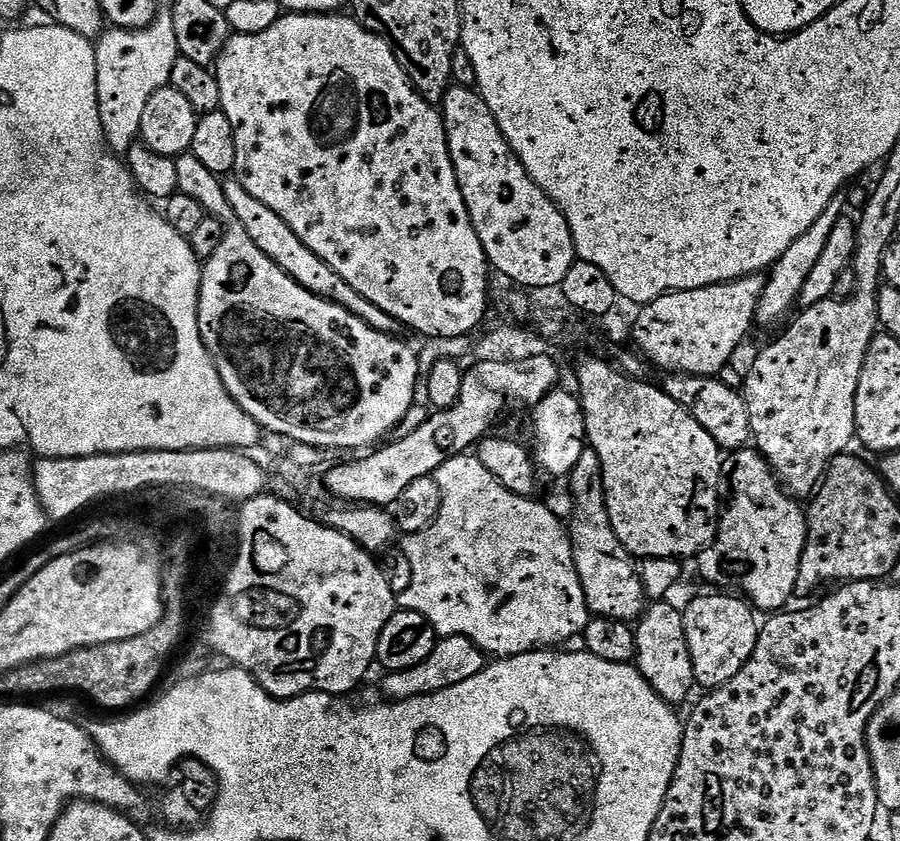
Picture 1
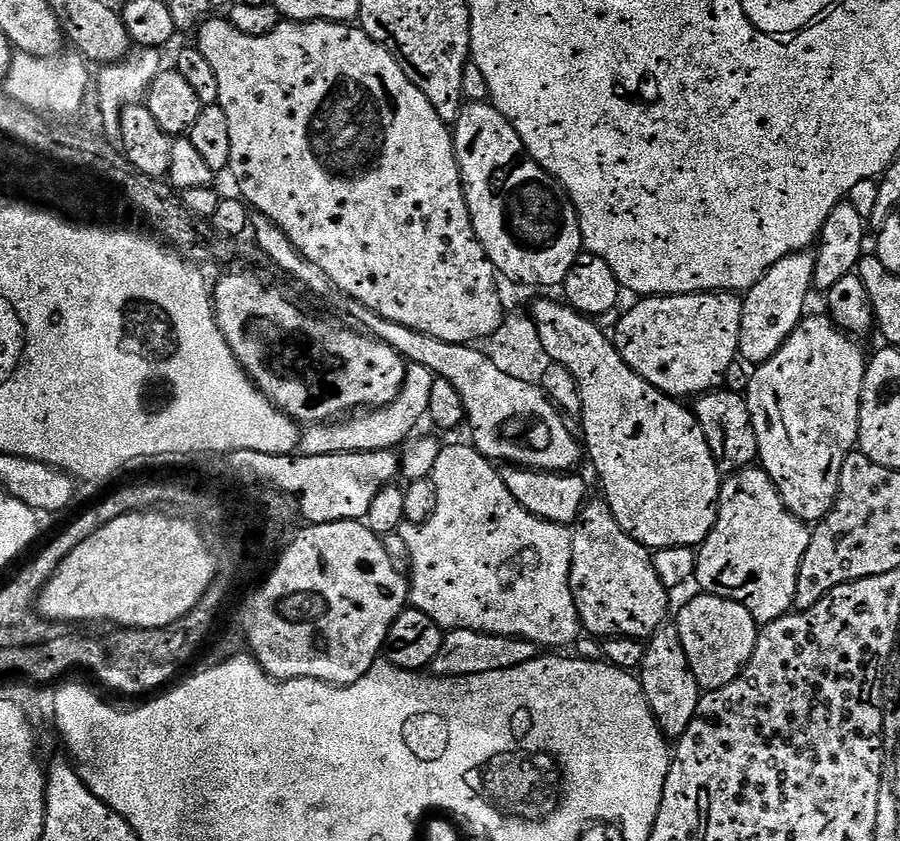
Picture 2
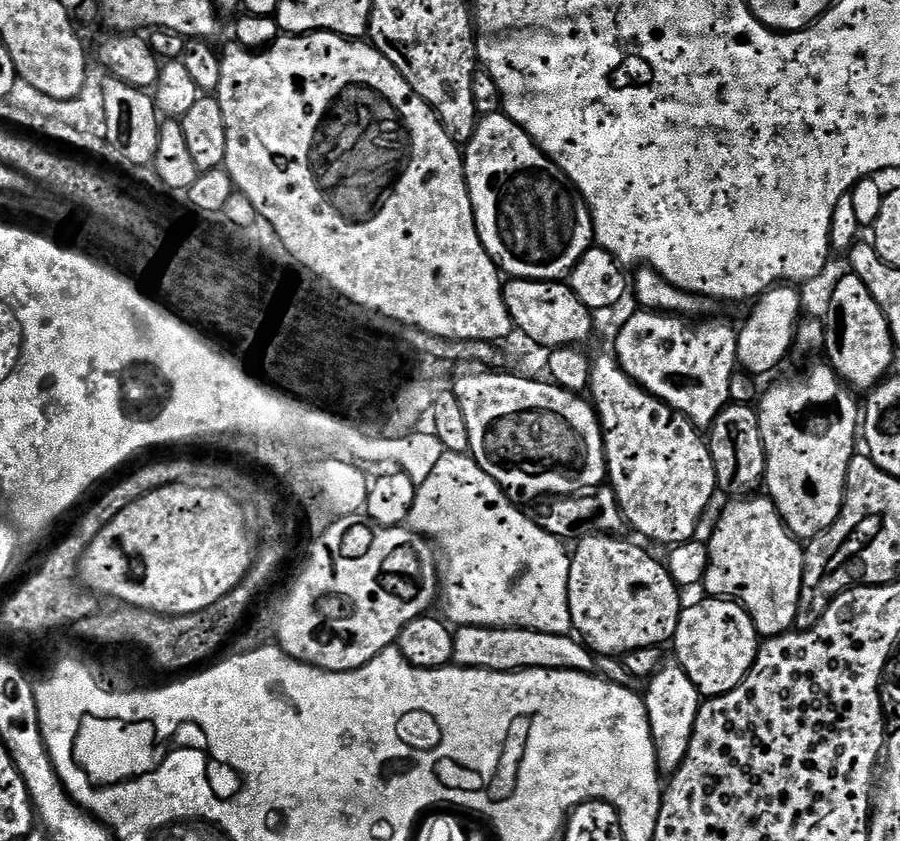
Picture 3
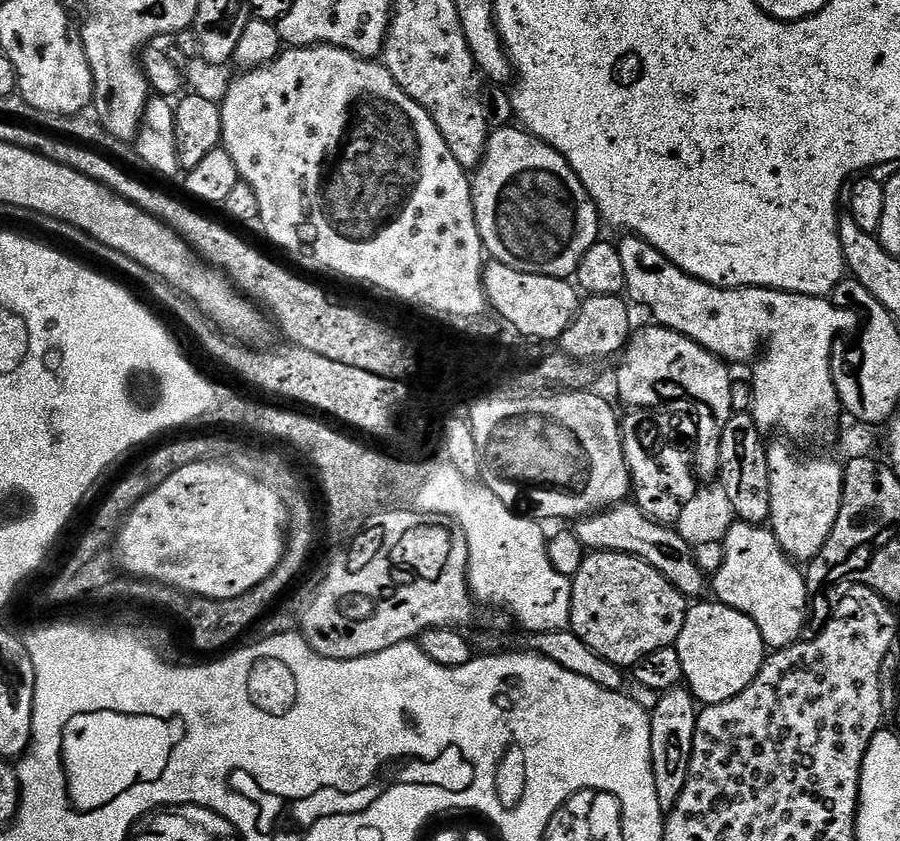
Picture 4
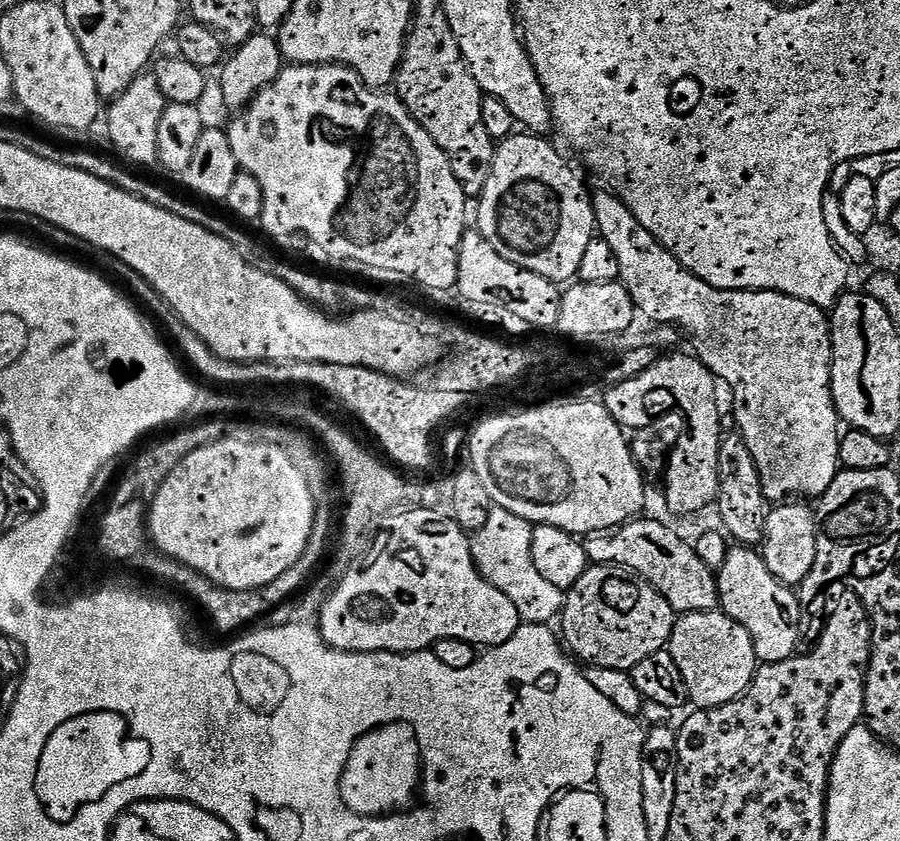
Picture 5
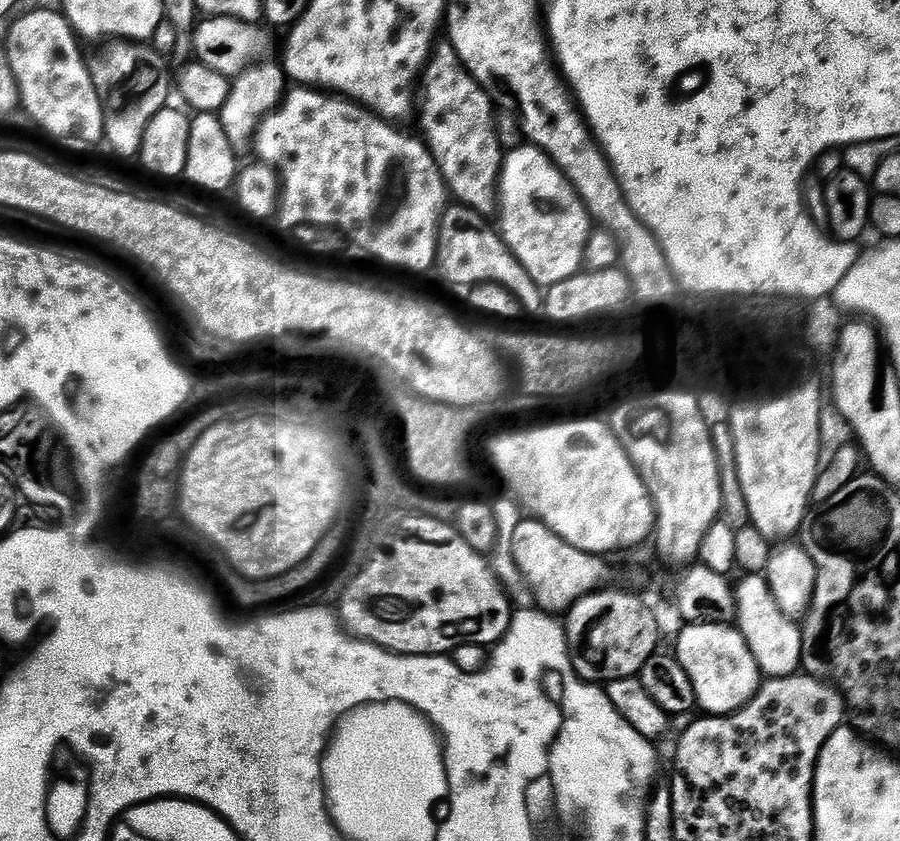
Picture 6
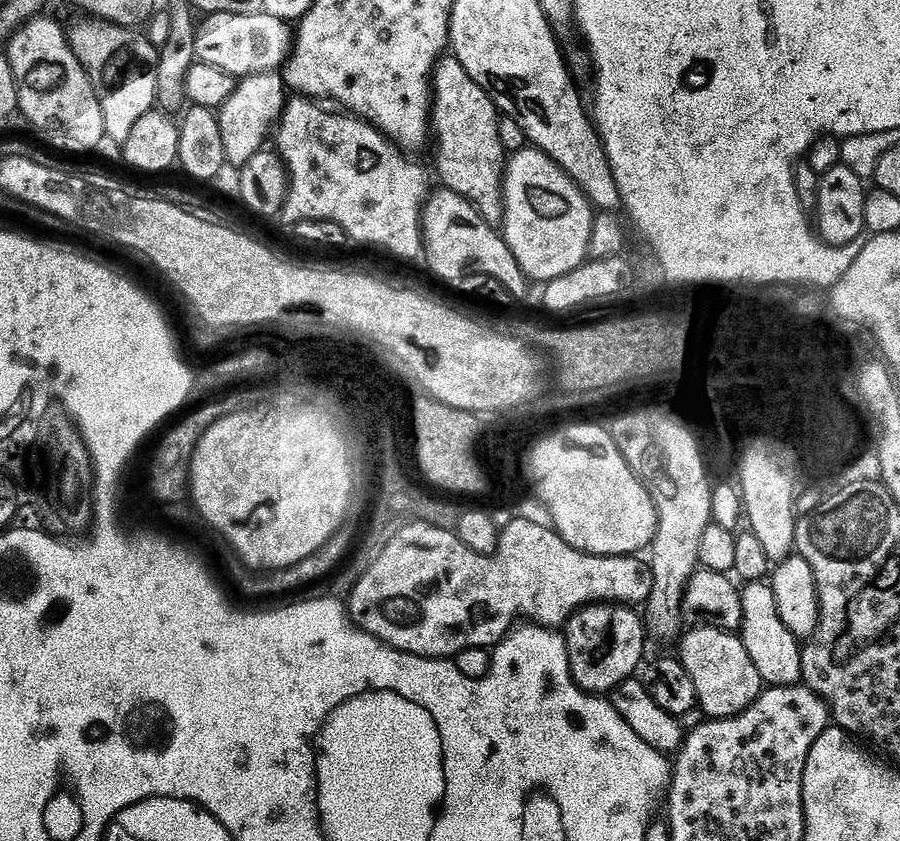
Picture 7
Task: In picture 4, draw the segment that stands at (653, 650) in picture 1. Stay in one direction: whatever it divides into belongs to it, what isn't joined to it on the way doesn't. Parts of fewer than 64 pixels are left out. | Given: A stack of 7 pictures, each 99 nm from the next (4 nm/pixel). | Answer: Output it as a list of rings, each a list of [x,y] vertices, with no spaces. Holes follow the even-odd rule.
[[[687,687],[672,688],[659,697],[656,709],[651,709],[650,758],[654,774],[654,790],[657,791],[661,808],[671,810],[678,802],[690,774],[694,730],[698,715],[698,704]]]

